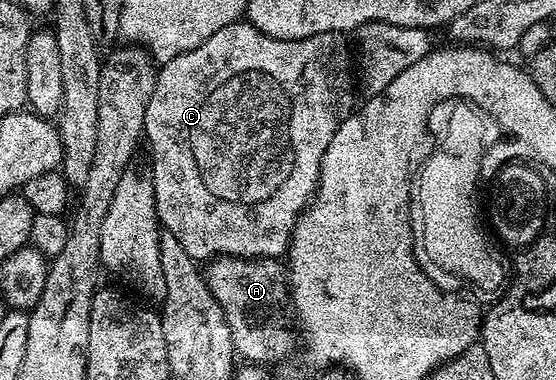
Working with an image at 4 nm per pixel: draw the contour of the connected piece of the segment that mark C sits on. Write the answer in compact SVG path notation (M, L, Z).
M238 21L207 37L203 45L160 64L155 89L147 105L143 139L146 144L149 142L149 155L153 158L151 178L160 226L171 232L175 241L179 241L179 245L187 249L192 259L198 261L212 261L218 257L277 259L288 252L289 242L293 239L293 230L301 218L301 212L309 206L316 192L317 182L321 176L323 153L327 145L331 145L331 137L335 137L341 122L355 111L355 102L353 103L355 63L352 58L349 60L349 47L345 44L345 39L346 36L339 31L328 31L302 39L276 39L267 37L248 21Z

